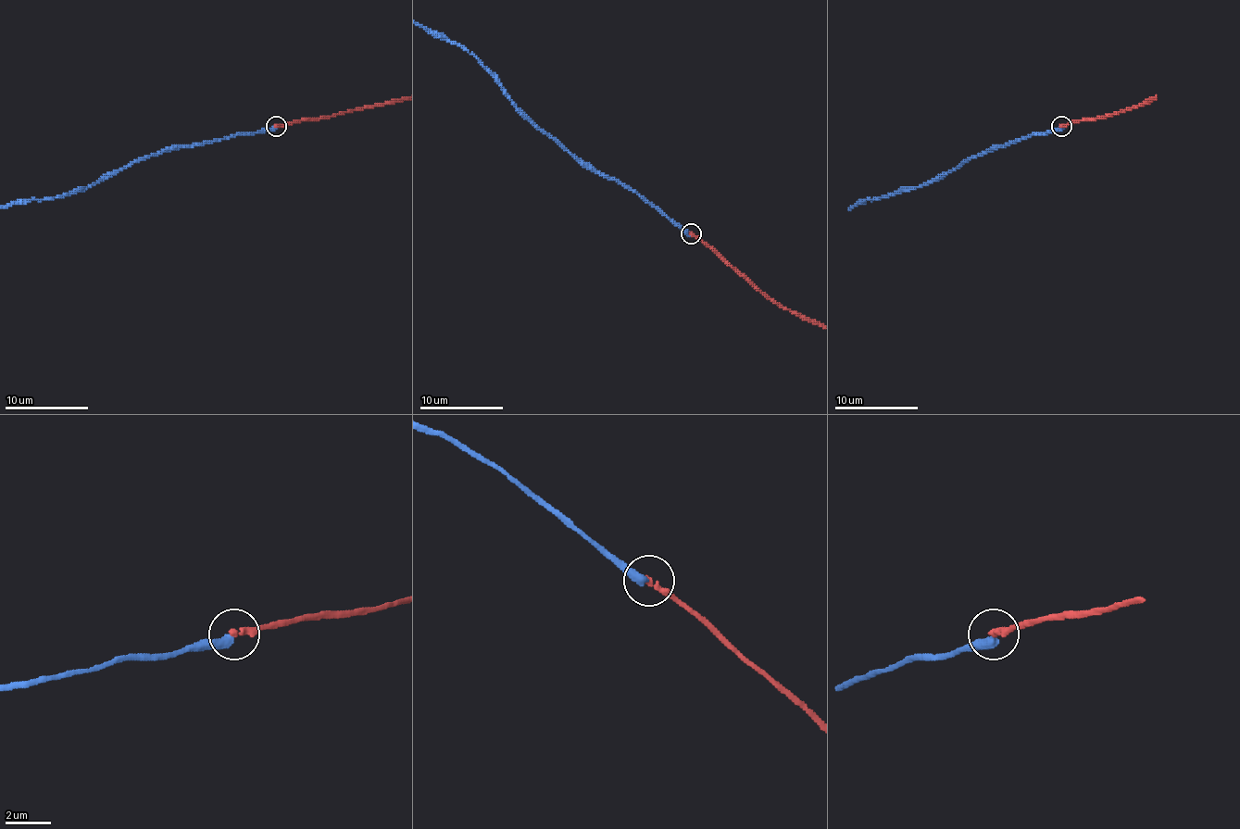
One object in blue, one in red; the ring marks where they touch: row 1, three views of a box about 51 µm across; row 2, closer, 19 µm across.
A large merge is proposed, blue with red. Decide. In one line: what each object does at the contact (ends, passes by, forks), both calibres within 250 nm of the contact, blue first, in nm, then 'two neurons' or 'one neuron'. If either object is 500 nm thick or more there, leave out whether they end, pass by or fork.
blue ends | red ends | 380/280 nm | two neurons

